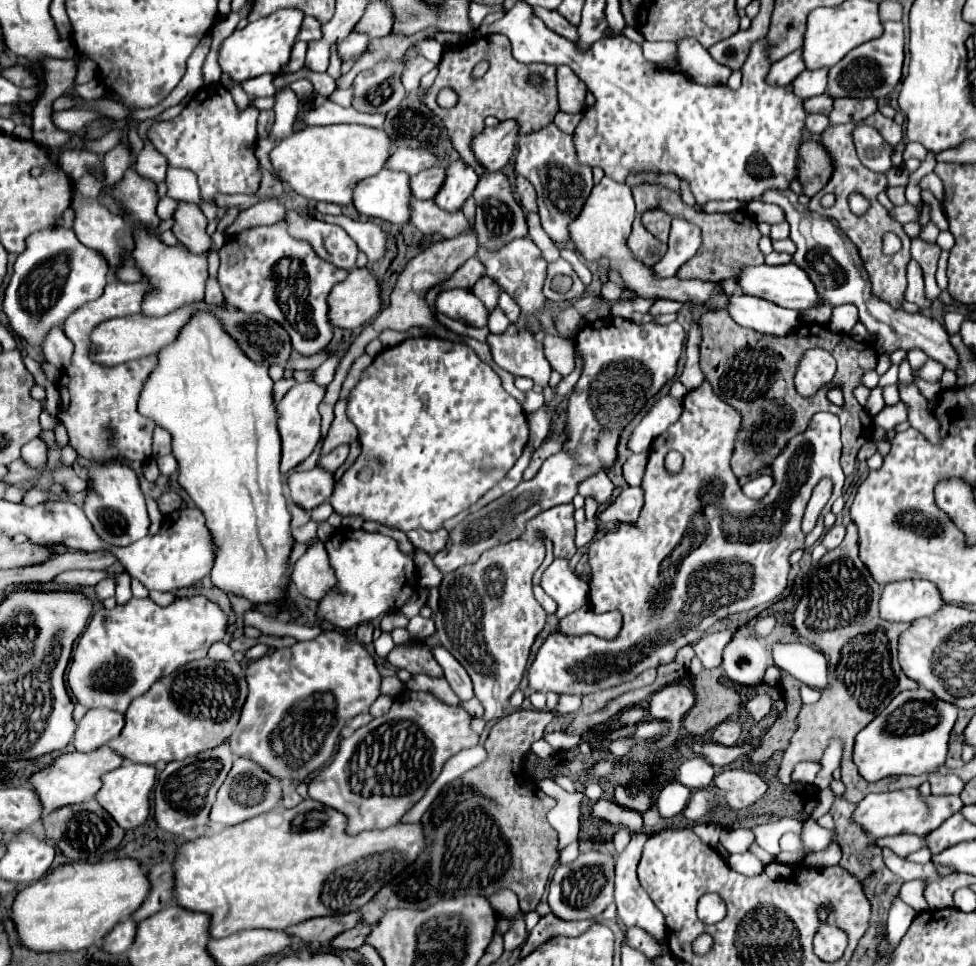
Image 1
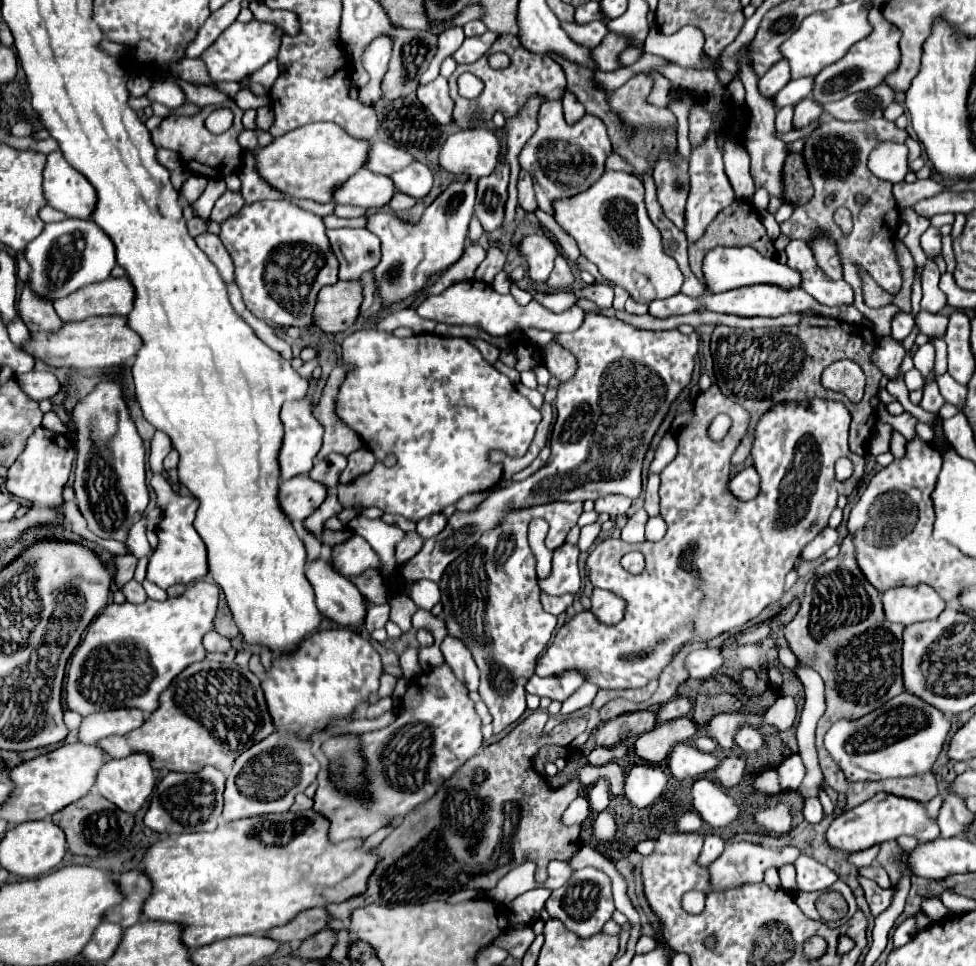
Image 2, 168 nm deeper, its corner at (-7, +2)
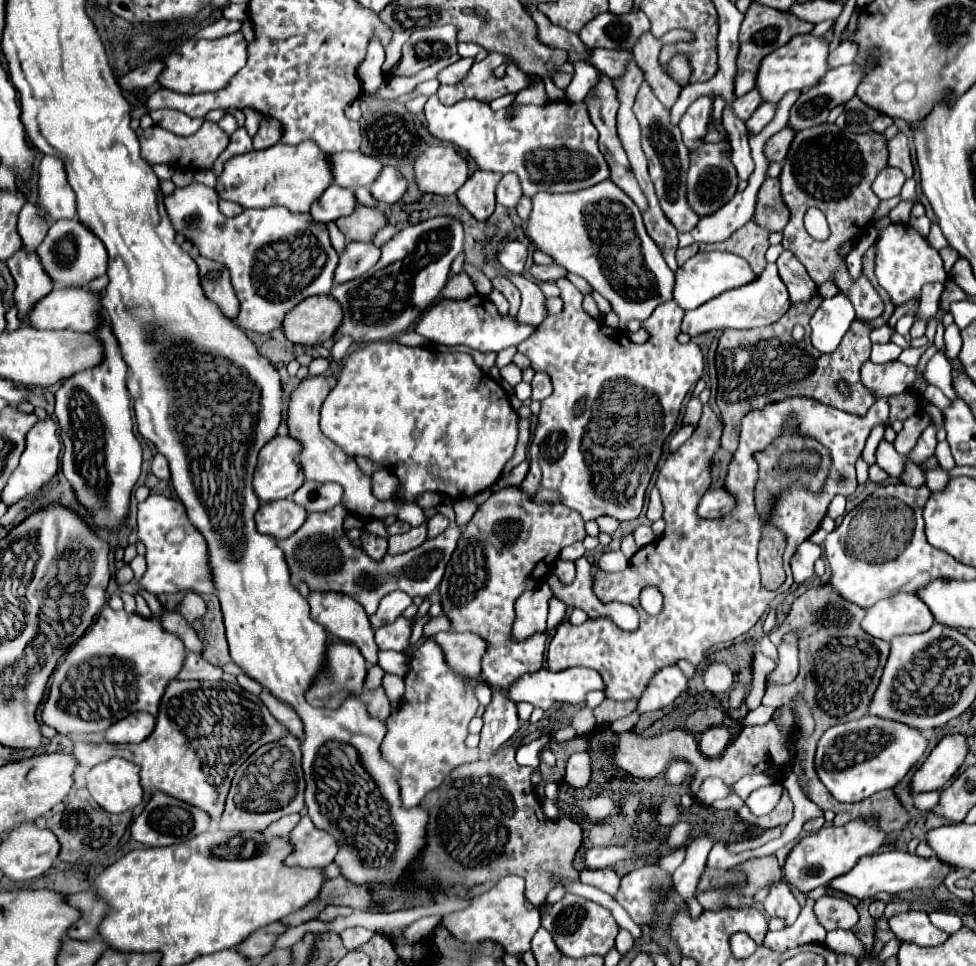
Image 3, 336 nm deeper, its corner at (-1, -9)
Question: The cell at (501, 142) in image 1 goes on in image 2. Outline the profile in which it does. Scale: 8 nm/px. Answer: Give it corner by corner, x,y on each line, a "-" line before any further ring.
487,126
467,128
451,134
439,152
439,166
453,176
481,178
497,166
501,144

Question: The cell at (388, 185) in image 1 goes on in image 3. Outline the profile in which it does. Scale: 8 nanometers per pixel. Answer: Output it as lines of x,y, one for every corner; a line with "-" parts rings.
331,185
319,201
311,207
311,215
319,223
329,223
339,217
351,215
359,205
355,193
351,189
343,189
339,185

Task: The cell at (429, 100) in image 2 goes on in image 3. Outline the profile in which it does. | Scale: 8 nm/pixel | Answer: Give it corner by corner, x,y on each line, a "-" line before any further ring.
431,95
425,103
425,119
427,129
439,141
447,141
461,151
465,151
483,171
493,173
515,173
521,181
523,195
533,199
537,193
571,193
593,187
609,177
609,167
597,147
597,129
589,119
587,105
583,103
547,103
547,105
527,105
515,107
513,119
507,119
511,109
501,109
497,113
491,111
487,103
465,99
455,105
443,105
437,95

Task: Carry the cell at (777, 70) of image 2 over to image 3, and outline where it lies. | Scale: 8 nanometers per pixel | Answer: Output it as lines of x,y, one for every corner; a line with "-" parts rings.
753,89
753,91
749,91
747,95
743,95
743,97
739,97
739,99
735,101
735,113
737,113
743,121
747,121
761,103
763,103
763,99
761,99
759,91

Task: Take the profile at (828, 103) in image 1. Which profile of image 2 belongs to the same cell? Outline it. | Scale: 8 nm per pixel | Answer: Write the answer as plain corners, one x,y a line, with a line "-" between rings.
805,98
795,106
795,116
793,116
793,128
805,128
809,126
813,120
819,118
819,114
823,112
823,106
819,106
815,100

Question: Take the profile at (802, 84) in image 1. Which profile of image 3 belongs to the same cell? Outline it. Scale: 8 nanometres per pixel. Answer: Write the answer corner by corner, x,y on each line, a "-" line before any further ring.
763,103
753,113
753,117
747,121
747,129
753,131
753,133
759,133
775,117
775,111
777,111
777,103

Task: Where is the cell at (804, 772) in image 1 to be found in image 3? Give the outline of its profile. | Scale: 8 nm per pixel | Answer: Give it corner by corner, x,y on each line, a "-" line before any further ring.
773,783
773,785
759,787
757,791
753,791
745,803
755,815
765,815
779,803
781,795
783,795
783,787
779,783

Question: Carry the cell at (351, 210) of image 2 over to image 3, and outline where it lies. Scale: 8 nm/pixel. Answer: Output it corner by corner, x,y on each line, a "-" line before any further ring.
359,205
351,217
339,217
335,221
339,231
349,239
349,241
371,241
371,237
387,225
387,217
381,209
371,209
365,205

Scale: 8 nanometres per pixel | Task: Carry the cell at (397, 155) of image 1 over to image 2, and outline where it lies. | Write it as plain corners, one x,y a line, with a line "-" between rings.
373,142
369,150
369,158
365,160
365,168
375,174
391,176
393,172
405,168
411,162
413,162
413,156
401,150
399,146
385,144
385,142

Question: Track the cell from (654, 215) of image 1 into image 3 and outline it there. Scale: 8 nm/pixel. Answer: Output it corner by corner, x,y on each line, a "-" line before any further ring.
643,85
639,89
639,97
635,99
633,113
635,113
637,121
641,123
641,133
643,133
641,143
643,143
645,157
649,161
649,175
655,185
655,193
659,197
661,209
679,233
687,233
699,223
699,215
691,209
691,205
687,201
689,161
687,161
687,149
683,149
683,141
679,137
679,129
675,125
671,125
669,109
665,109
657,101
657,97
651,93
649,85

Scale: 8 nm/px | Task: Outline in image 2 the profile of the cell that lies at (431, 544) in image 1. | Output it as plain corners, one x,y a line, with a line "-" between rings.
433,514
433,518
423,518
421,522
417,522
417,532
421,534
421,538
433,538
445,528
445,524
447,524
445,514

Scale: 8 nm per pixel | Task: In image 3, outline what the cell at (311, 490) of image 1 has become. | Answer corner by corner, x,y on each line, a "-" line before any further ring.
291,499
267,501
255,513
257,529
275,539
287,539
293,535
307,519
307,511
301,505
295,505

